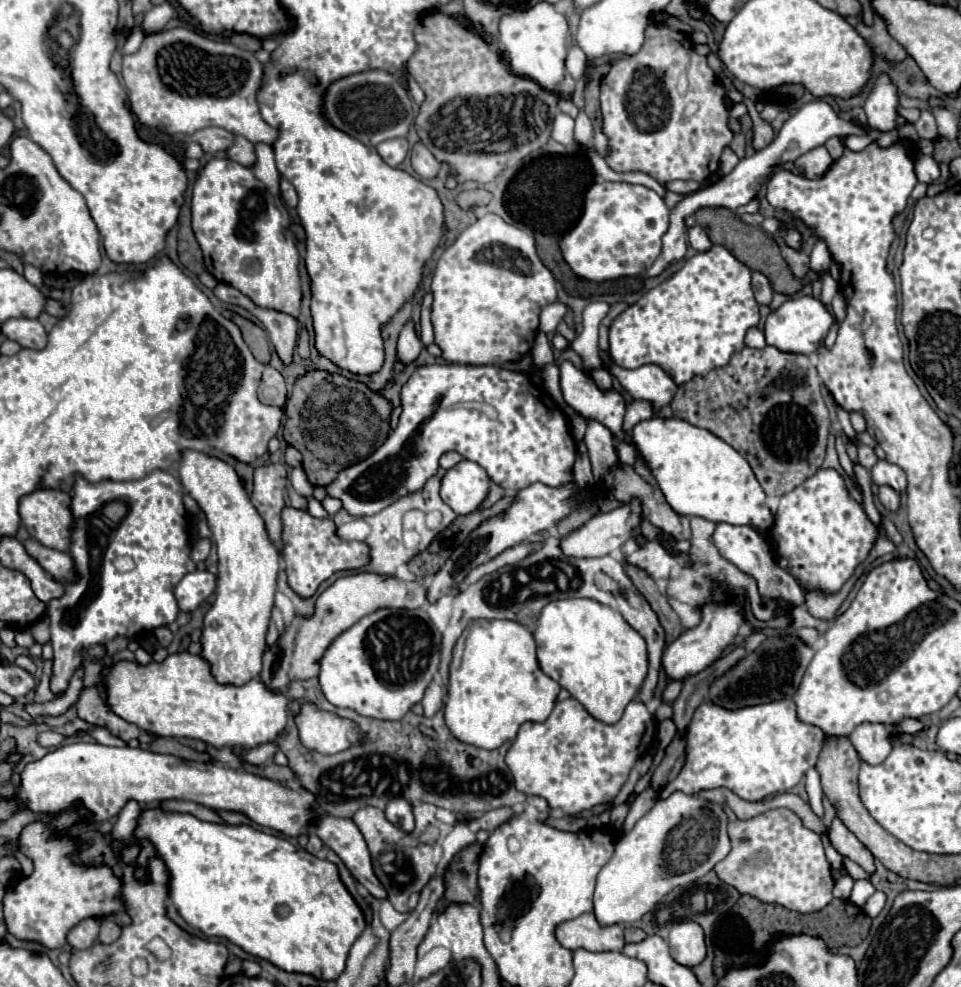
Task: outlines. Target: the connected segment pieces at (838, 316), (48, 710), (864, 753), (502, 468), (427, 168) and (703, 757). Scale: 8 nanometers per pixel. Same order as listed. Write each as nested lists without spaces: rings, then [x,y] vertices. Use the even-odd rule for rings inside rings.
[[[838,291],[834,297],[831,307],[835,320],[838,322],[838,324],[841,324],[846,317],[846,301],[841,291]]]
[[[84,665],[78,667],[78,671],[74,673],[68,689],[66,689],[60,697],[48,701],[48,703],[25,705],[25,710],[30,713],[32,717],[60,717],[60,715],[64,715],[66,709],[68,709],[72,703],[76,703],[76,699],[78,699],[78,695],[80,695],[82,675],[84,675]]]
[[[862,723],[850,733],[850,741],[854,743],[860,759],[870,765],[878,765],[888,757],[894,739],[898,737],[884,723]]]
[[[424,365],[402,387],[402,415],[398,427],[388,435],[384,445],[376,449],[368,459],[346,467],[328,483],[326,493],[342,501],[342,507],[352,517],[368,517],[396,499],[410,495],[424,487],[424,483],[436,475],[438,459],[446,451],[456,451],[464,459],[470,459],[486,469],[488,477],[506,491],[518,491],[536,481],[550,487],[560,487],[572,479],[572,465],[576,459],[576,447],[568,431],[564,413],[548,399],[540,395],[532,381],[510,369],[496,365]]]
[[[418,143],[412,149],[412,167],[422,179],[434,179],[440,171],[440,161],[436,161],[436,157],[422,143]]]
[[[792,699],[742,707],[740,711],[728,711],[726,707],[716,707],[712,701],[704,701],[694,711],[686,735],[688,749],[684,767],[678,777],[660,791],[660,797],[668,797],[674,791],[698,795],[706,789],[726,787],[740,799],[760,801],[772,793],[792,789],[802,775],[816,765],[822,747],[820,727],[802,723],[796,717]]]

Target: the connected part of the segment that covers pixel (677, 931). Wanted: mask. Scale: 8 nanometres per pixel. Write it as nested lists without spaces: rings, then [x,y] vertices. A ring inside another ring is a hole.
[[[676,923],[672,927],[670,937],[670,953],[674,961],[686,967],[696,967],[706,957],[706,945],[704,945],[704,931],[698,923]]]

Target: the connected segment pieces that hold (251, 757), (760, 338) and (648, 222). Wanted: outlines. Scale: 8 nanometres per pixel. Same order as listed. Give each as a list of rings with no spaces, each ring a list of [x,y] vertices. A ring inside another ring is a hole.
[[[264,743],[264,745],[256,747],[256,749],[246,751],[246,753],[238,751],[238,757],[240,757],[242,761],[246,761],[246,763],[252,763],[252,765],[264,765],[266,761],[272,759],[272,755],[274,755],[276,751],[278,751],[276,743]]]
[[[752,327],[748,333],[746,333],[746,339],[744,339],[744,345],[746,347],[752,347],[752,349],[762,349],[766,343],[764,343],[764,333],[756,327]]]
[[[610,181],[594,183],[586,193],[582,219],[560,241],[562,255],[576,275],[590,279],[590,281],[608,281],[608,279],[618,279],[626,275],[640,275],[660,255],[662,235],[668,231],[668,213],[670,211],[666,203],[662,201],[662,197],[656,195],[648,187],[628,185],[628,183],[610,183]]]

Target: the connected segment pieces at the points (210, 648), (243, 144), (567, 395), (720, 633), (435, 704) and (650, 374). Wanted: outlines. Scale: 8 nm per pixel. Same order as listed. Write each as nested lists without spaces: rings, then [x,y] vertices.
[[[186,449],[180,457],[180,481],[206,515],[212,539],[218,547],[216,601],[204,615],[202,657],[210,663],[218,683],[242,685],[262,671],[266,631],[276,595],[278,549],[268,539],[266,527],[250,503],[236,471],[206,453]]]
[[[236,135],[232,147],[226,149],[226,157],[240,163],[240,165],[244,165],[244,167],[250,167],[256,161],[254,145],[248,139],[244,139],[242,135]]]
[[[570,361],[560,363],[558,369],[560,369],[560,389],[562,389],[564,401],[566,401],[570,407],[574,407],[580,415],[590,417],[590,419],[596,419],[596,421],[600,421],[602,425],[606,425],[618,441],[624,441],[624,443],[630,443],[630,445],[632,445],[632,437],[628,437],[628,433],[622,431],[622,421],[624,421],[624,413],[626,413],[626,405],[624,405],[622,395],[616,393],[614,389],[610,389],[610,391],[600,391],[600,389],[596,387],[596,383],[594,383],[590,377],[586,377],[580,369],[576,369]]]
[[[738,595],[738,601],[734,601],[726,607],[706,605],[702,609],[700,625],[694,629],[688,629],[674,643],[668,645],[668,649],[662,655],[662,669],[670,681],[684,681],[686,677],[692,677],[692,675],[700,673],[702,669],[710,667],[720,657],[720,653],[734,641],[738,627],[744,623],[742,603],[744,603],[744,597]]]
[[[430,683],[426,693],[424,693],[424,699],[422,699],[422,707],[424,707],[424,717],[432,717],[434,713],[440,711],[442,707],[442,687],[438,683]]]
[[[599,350],[605,368],[620,381],[622,389],[634,401],[646,401],[652,405],[654,413],[658,413],[664,405],[668,405],[678,389],[678,385],[658,367],[658,365],[642,365],[638,369],[622,369],[614,363],[607,352]]]

